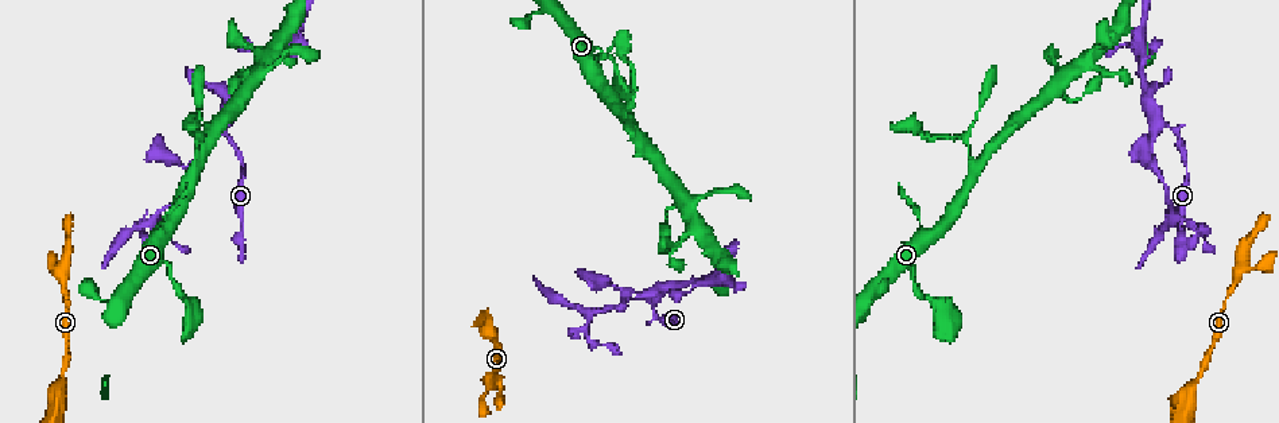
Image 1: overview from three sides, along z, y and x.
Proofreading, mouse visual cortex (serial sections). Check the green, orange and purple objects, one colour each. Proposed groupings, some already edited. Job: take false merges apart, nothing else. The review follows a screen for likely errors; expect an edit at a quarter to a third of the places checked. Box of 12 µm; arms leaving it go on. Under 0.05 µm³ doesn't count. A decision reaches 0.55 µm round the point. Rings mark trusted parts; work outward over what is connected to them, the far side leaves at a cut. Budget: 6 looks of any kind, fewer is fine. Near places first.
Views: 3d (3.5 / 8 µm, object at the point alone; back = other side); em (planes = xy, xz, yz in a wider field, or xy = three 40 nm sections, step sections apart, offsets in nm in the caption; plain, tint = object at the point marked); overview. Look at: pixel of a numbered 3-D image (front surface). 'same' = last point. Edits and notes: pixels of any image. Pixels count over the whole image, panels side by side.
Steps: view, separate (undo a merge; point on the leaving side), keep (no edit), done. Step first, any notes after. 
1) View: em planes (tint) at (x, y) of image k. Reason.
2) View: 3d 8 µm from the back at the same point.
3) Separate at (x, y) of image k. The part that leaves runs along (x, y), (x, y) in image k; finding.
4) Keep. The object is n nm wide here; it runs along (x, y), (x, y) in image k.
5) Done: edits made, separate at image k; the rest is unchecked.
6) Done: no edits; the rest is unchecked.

View: 3d 3.5 µm at (195, 172) of image 1. Three arms meet.

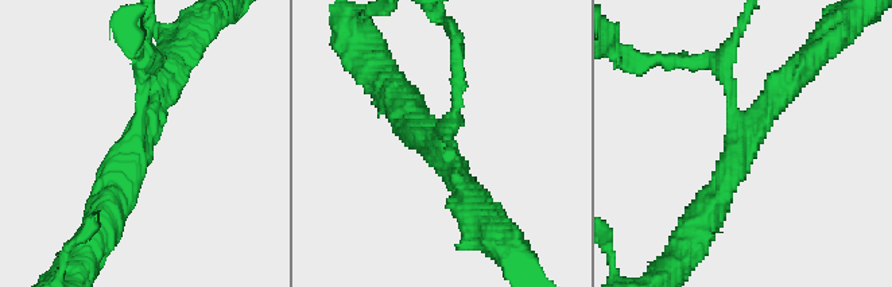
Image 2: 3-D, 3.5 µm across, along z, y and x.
View: em planes (tint) at (743, 145) of image 2. 3 arms meet here; the arms are 150, 300, 350 nm wide; need the tissue.

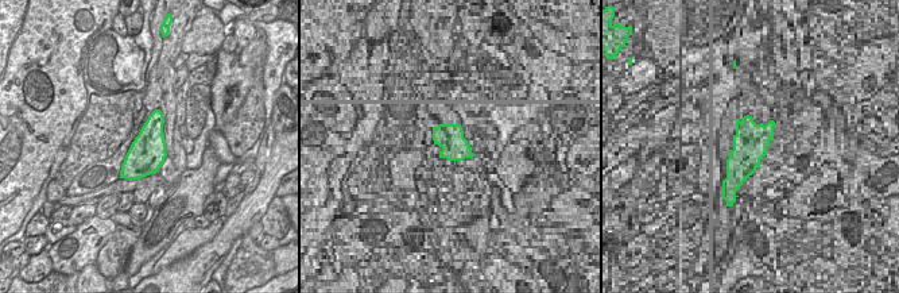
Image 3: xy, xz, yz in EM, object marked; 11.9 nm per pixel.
View: em xy step 3 (tint) at the same point. Another direction.

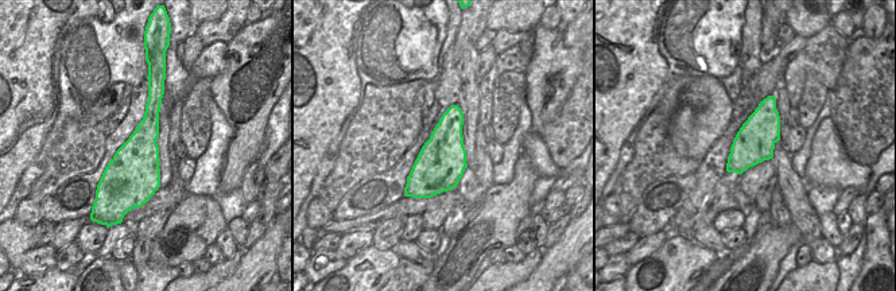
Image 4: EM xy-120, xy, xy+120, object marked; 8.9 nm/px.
Keep. The object is 440 nm wide here; it runs along (704, 217), (755, 125), (797, 76) in image 2; one cell here.

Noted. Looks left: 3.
View: 3d 3.5 µm at (1157, 126) of image 1. Three-way junction.

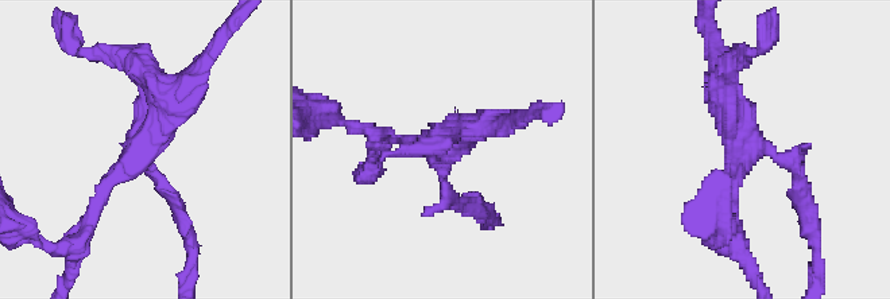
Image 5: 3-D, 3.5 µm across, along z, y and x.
View: em xy step 3 (tint) at (748, 144) of image 5. 3 arms meet here; the arms are 150, 150, 300 nm wide.

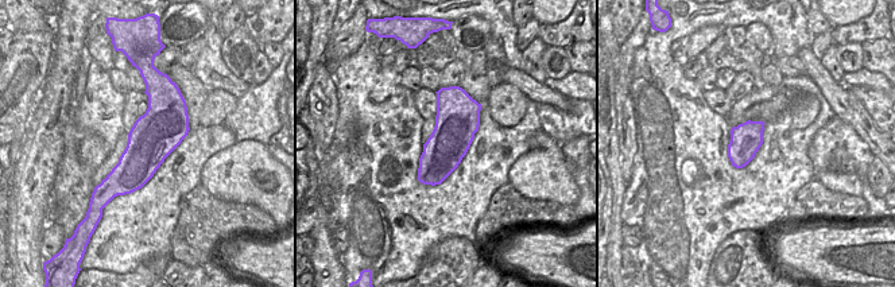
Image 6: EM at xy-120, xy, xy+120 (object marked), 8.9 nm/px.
Keep. It runs along (796, 191), (796, 167), (747, 146), (716, 80) in image 5; all the same cell.

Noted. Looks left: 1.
Done: no edits; the rest is unchecked.

